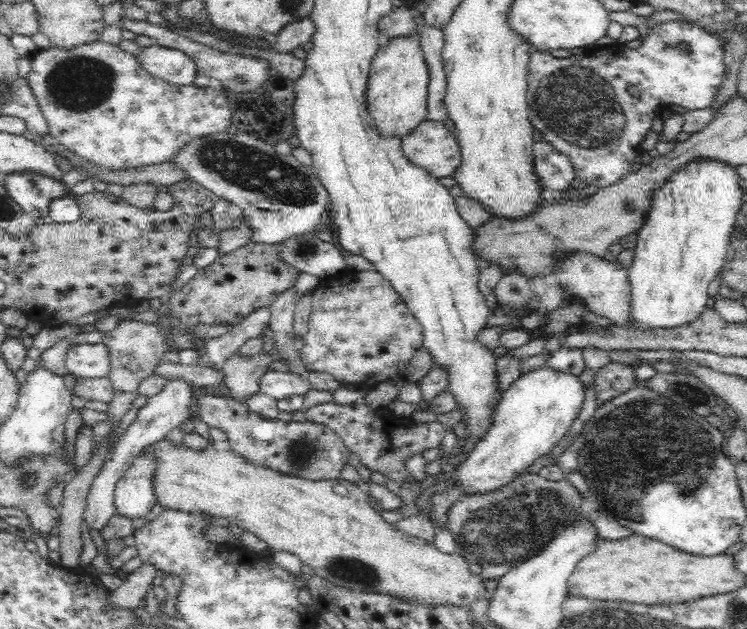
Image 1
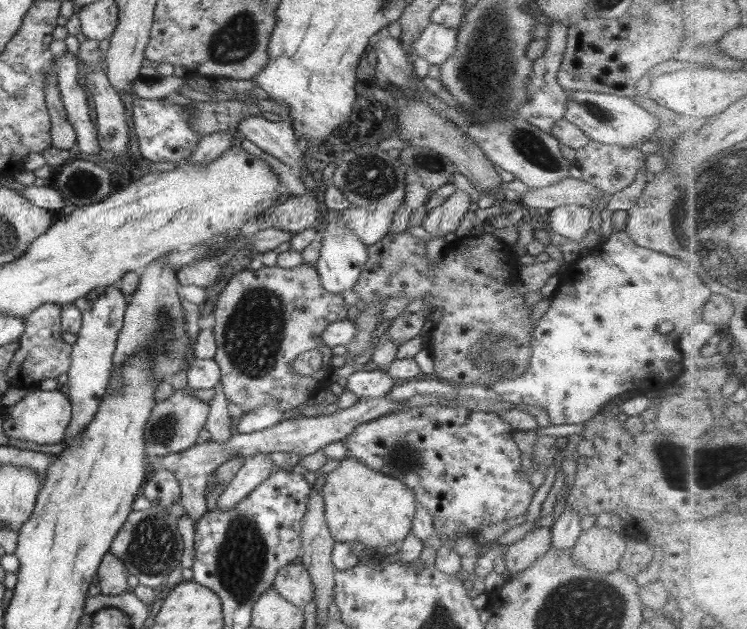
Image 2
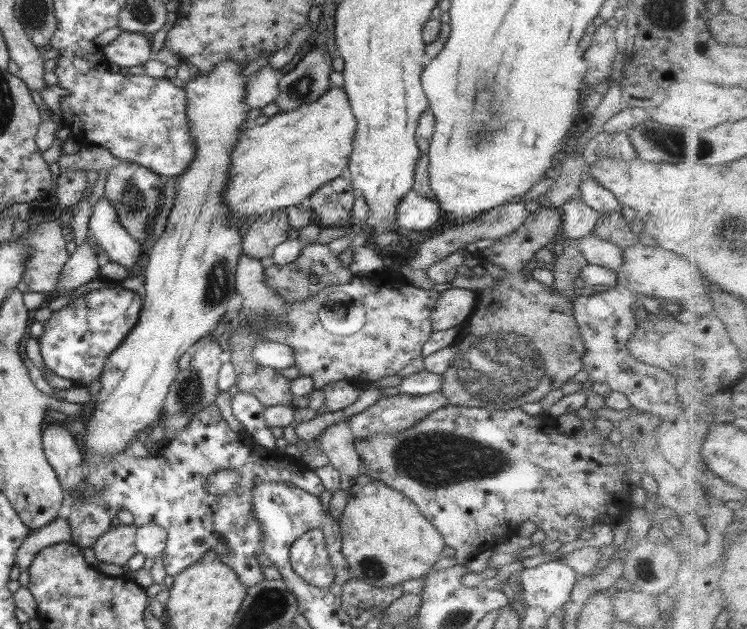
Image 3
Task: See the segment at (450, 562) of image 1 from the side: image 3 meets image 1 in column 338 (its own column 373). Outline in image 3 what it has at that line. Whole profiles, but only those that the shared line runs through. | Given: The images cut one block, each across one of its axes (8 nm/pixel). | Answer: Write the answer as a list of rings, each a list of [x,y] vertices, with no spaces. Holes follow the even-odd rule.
[[[359,474],[351,479],[350,486],[352,497],[345,503],[338,523],[342,538],[340,551],[348,562],[351,577],[380,589],[426,576],[432,570],[431,566],[441,558],[441,550],[445,548],[437,529],[408,498],[382,482],[368,481],[367,477]]]

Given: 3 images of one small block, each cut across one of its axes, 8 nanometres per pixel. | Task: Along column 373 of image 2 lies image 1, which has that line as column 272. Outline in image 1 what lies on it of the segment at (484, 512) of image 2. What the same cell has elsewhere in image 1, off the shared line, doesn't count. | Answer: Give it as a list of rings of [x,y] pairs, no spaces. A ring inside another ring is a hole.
[[[201,395],[197,399],[199,399],[200,410],[196,414],[199,419],[209,427],[219,428],[226,435],[228,442],[230,442],[231,451],[245,458],[248,462],[256,466],[264,466],[280,474],[301,478],[302,480],[341,480],[340,474],[348,466],[352,453],[348,450],[342,438],[330,426],[313,423],[308,420],[306,422],[283,422],[279,419],[264,418],[262,415],[250,411],[244,401],[238,401],[232,396]]]

